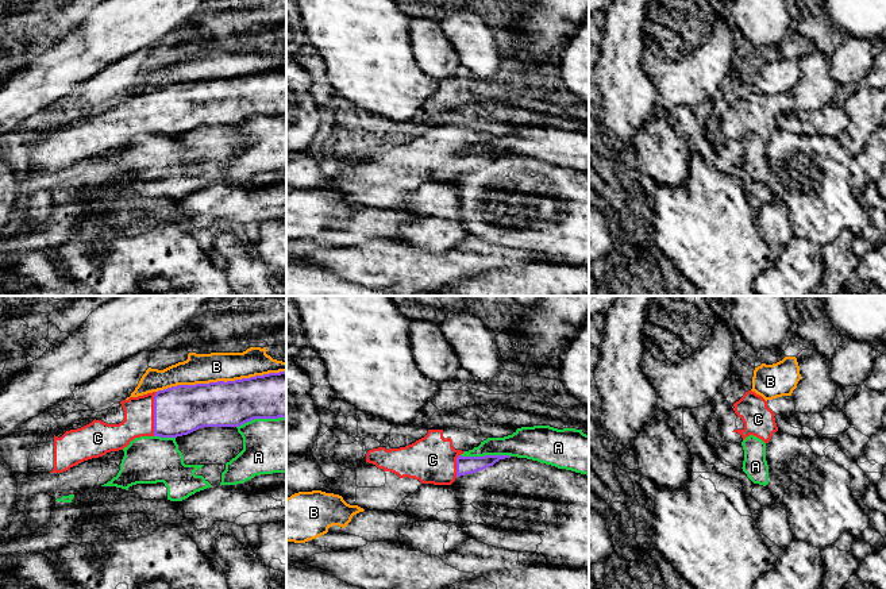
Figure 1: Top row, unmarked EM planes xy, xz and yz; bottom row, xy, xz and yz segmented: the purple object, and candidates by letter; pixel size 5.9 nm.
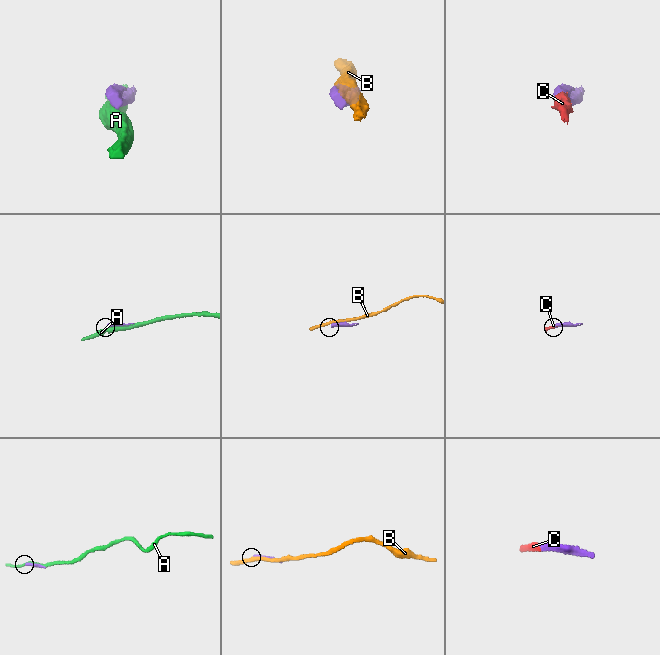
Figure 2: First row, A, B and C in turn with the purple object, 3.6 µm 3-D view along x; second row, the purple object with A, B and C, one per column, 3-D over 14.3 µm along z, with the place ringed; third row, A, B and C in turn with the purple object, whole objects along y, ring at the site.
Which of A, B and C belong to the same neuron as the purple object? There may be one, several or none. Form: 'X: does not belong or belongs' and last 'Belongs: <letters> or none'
A: does not belong
B: does not belong
C: belongs
Belongs: C

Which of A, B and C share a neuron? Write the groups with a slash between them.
A / B / C

